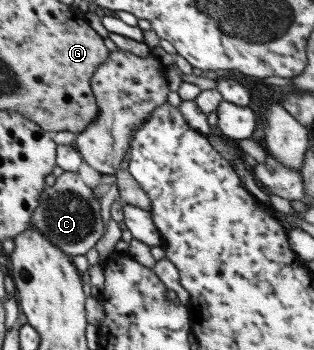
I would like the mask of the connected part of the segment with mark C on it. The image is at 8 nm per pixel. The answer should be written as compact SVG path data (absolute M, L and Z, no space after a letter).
M66 171L55 177L53 185L46 184L43 187L27 228L36 228L40 235L44 235L44 239L69 257L86 254L95 247L105 231L100 220L99 200L82 183L76 172Z

